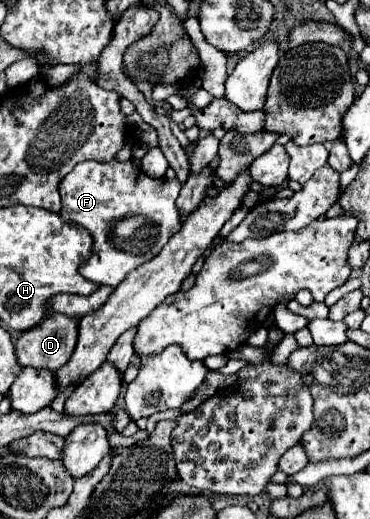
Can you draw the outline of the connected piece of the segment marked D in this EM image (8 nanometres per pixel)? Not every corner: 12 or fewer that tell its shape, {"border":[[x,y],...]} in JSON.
{"border":[[45,319],[17,343],[23,367],[57,371],[77,341],[77,319]]}

